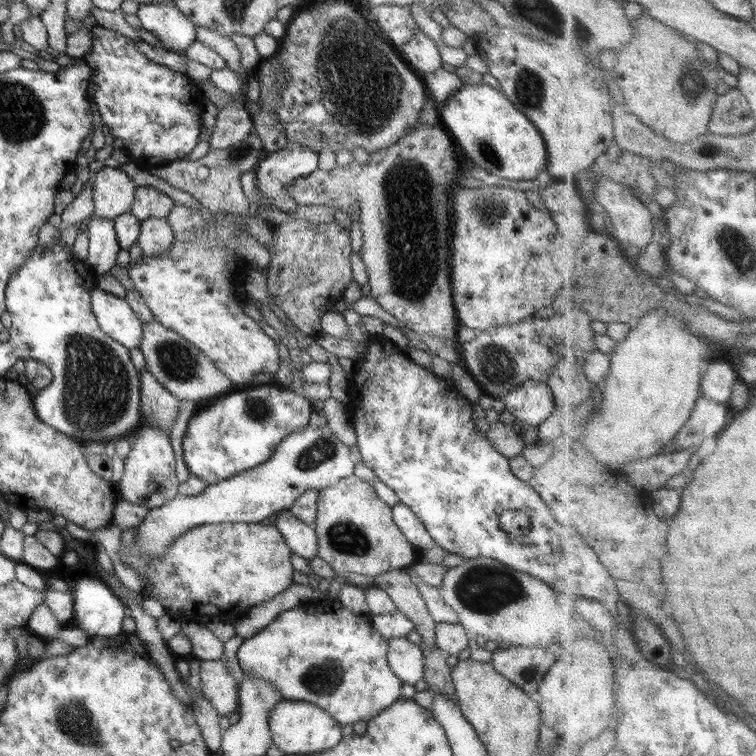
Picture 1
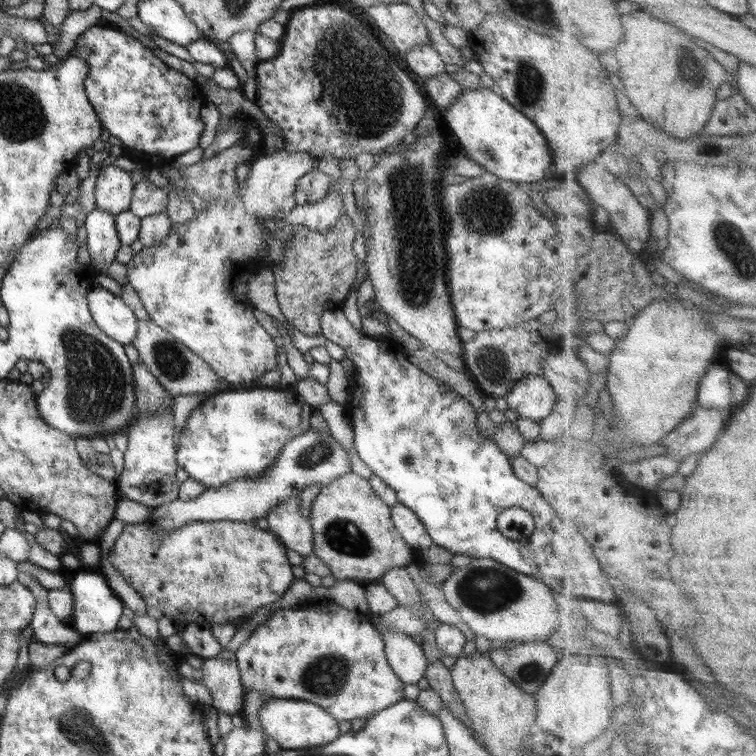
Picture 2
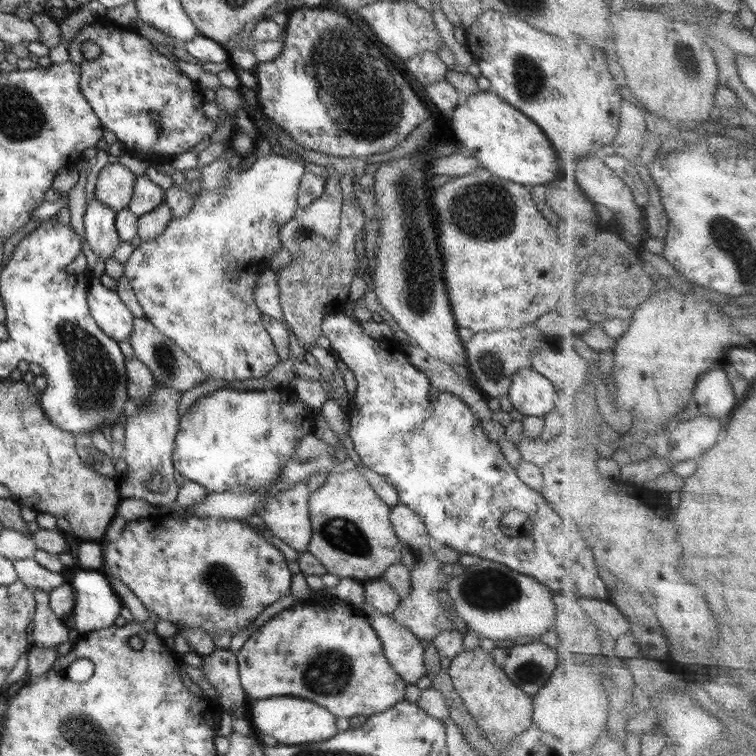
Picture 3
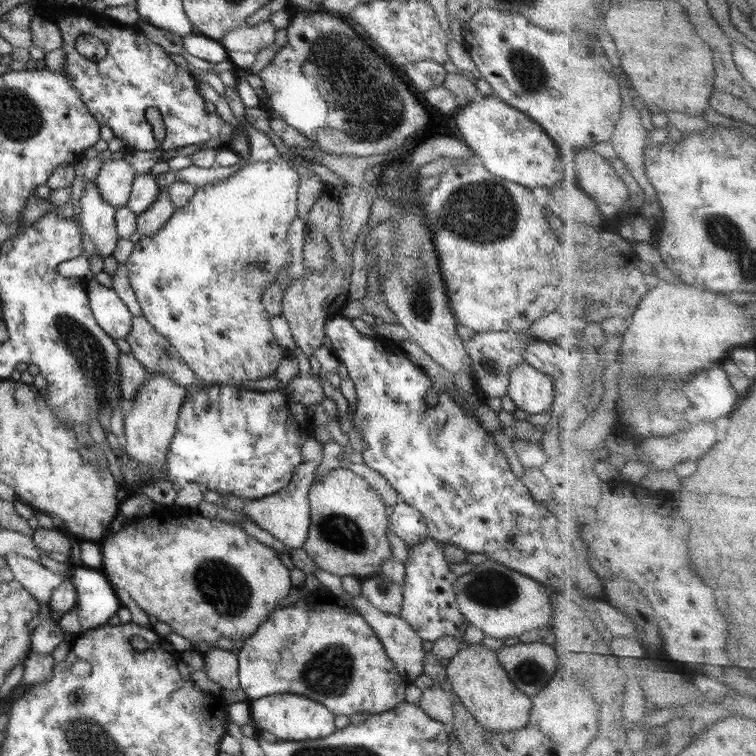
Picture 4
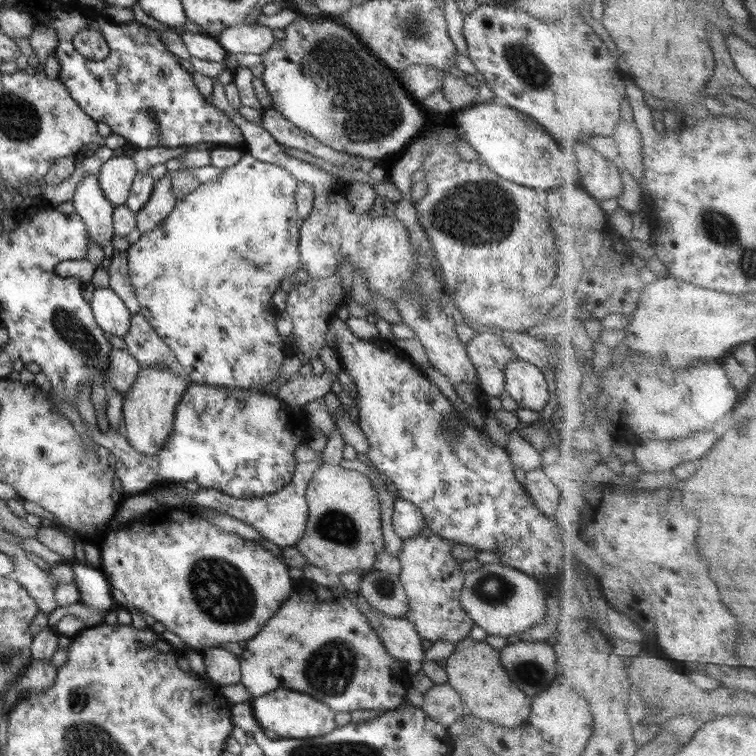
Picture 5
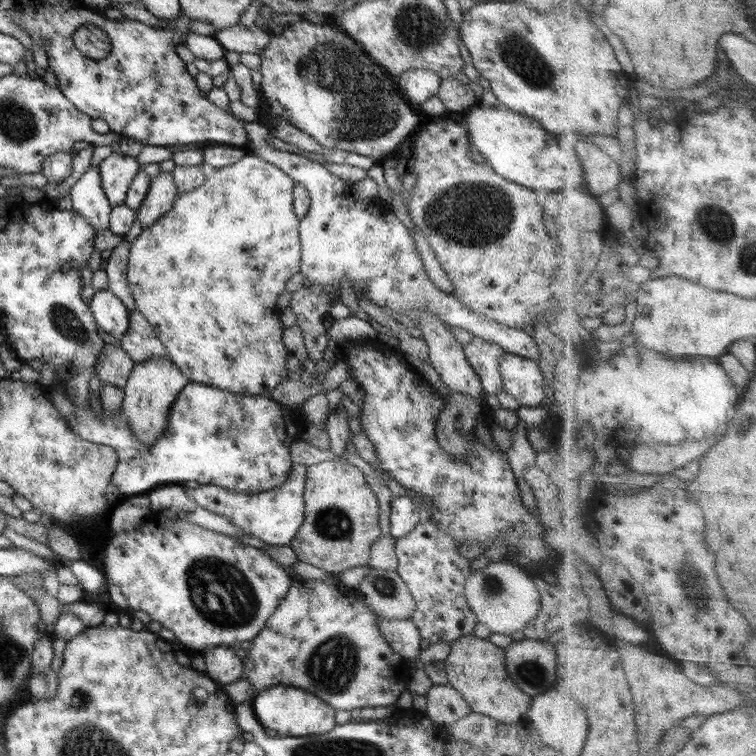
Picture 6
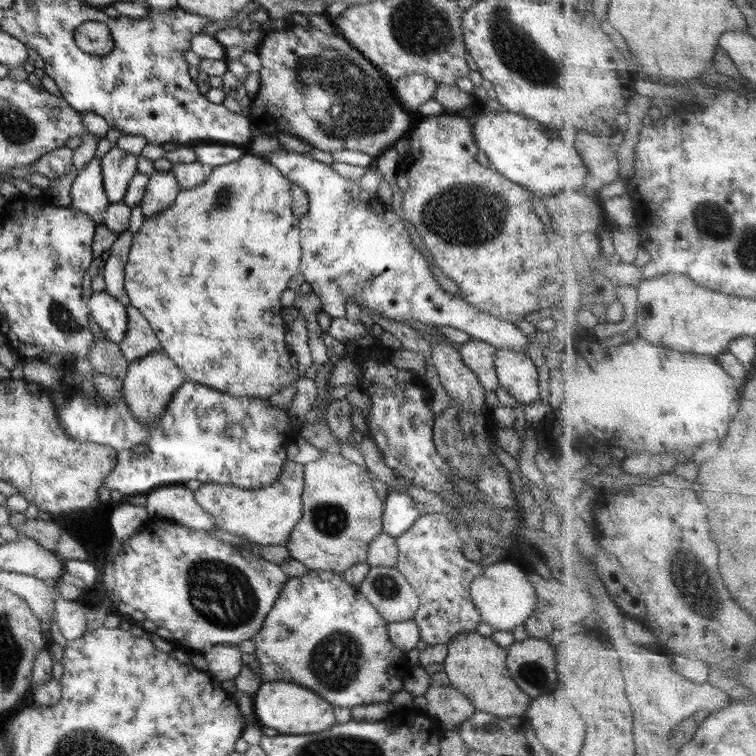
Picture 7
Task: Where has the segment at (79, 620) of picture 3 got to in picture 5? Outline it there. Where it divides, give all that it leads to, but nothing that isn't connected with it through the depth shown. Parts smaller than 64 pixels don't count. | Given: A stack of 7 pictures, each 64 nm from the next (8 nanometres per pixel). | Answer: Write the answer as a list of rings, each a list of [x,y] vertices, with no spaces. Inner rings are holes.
[[[75,561],[72,562],[72,565],[73,582],[78,586],[81,604],[104,616],[119,607],[112,597],[112,586],[101,569]]]

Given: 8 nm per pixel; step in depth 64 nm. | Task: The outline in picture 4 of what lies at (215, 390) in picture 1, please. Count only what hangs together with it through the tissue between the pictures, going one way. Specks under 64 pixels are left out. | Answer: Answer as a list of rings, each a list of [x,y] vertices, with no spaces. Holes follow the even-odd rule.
[[[133,316],[132,328],[124,338],[130,345],[131,354],[152,374],[166,374],[180,386],[194,384],[196,373],[182,359],[176,348],[156,332],[144,316]]]

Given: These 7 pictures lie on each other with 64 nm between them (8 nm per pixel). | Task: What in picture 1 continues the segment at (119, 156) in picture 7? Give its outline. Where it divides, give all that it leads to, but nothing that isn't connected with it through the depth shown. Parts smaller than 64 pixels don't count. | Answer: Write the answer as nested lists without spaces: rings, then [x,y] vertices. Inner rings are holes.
[[[105,166],[94,174],[92,186],[93,214],[113,220],[132,207],[137,187],[122,169]]]

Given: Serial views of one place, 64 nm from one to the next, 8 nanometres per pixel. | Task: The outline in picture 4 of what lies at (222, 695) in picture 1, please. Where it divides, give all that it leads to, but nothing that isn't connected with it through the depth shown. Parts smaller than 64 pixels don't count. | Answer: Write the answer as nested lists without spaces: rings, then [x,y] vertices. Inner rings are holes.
[[[212,647],[209,652],[202,654],[204,661],[203,672],[206,672],[209,680],[216,682],[224,691],[236,691],[240,689],[236,654]]]

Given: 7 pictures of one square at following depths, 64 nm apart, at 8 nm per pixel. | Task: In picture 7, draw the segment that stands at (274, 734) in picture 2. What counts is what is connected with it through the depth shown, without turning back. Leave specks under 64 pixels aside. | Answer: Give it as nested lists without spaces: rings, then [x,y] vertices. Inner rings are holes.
[[[280,680],[279,682],[270,682],[261,684],[260,689],[253,694],[254,720],[260,726],[269,726],[277,730],[282,735],[308,735],[317,734],[328,730],[337,723],[335,718],[334,706],[316,692],[305,687],[300,687],[295,683],[288,683]]]

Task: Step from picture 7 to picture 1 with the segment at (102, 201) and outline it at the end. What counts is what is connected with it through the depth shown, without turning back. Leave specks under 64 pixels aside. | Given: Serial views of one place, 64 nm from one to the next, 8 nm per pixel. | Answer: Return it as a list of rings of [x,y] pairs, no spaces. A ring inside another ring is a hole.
[[[93,214],[89,217],[87,226],[89,254],[84,264],[97,276],[110,272],[117,265],[117,255],[121,250],[114,222]]]

